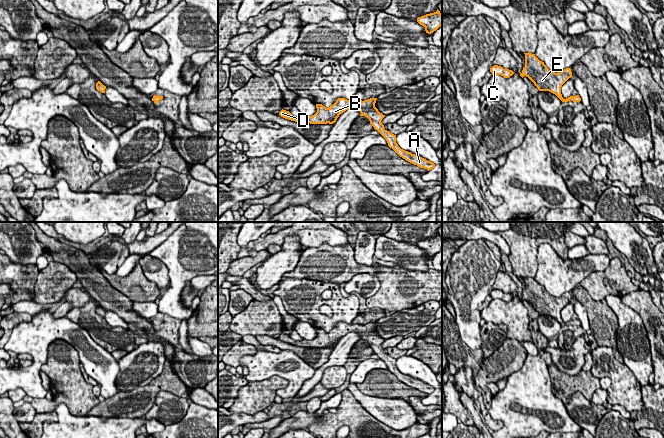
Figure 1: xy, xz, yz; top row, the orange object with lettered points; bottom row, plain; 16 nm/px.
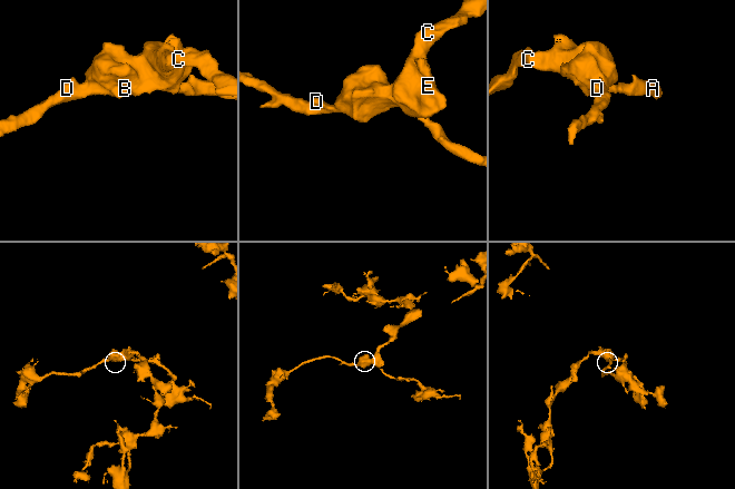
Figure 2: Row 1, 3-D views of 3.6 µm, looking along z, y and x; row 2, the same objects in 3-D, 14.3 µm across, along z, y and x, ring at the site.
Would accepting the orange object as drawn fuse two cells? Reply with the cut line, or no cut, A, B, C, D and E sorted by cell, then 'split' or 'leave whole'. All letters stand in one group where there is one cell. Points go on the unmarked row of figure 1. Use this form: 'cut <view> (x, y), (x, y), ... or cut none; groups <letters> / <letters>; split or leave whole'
cut none; groups A B C D E; leave whole

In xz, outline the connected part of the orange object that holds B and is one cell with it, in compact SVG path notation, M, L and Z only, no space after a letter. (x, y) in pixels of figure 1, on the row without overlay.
M338 322L336 326L329 332L322 328L316 328L317 336L312 340L303 339L301 341L293 340L289 335L281 334L279 339L285 343L310 348L333 348L336 346L340 338L350 332L357 332L360 334L360 340L365 340L369 343L370 348L377 354L387 365L388 370L392 372L400 381L406 385L417 389L420 392L427 393L428 395L435 391L435 388L418 379L401 373L396 367L396 359L384 353L382 343L385 341L375 331L377 322L370 322L367 324L347 324L345 322Z

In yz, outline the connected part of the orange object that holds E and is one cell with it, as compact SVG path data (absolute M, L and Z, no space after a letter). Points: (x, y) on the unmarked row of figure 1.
M525 278L525 291L523 292L520 300L528 301L539 315L549 315L555 318L562 326L580 326L579 319L570 320L566 323L562 321L561 311L562 309L572 301L570 292L562 294L560 297L555 297L547 292L544 286L540 285L535 278Z

